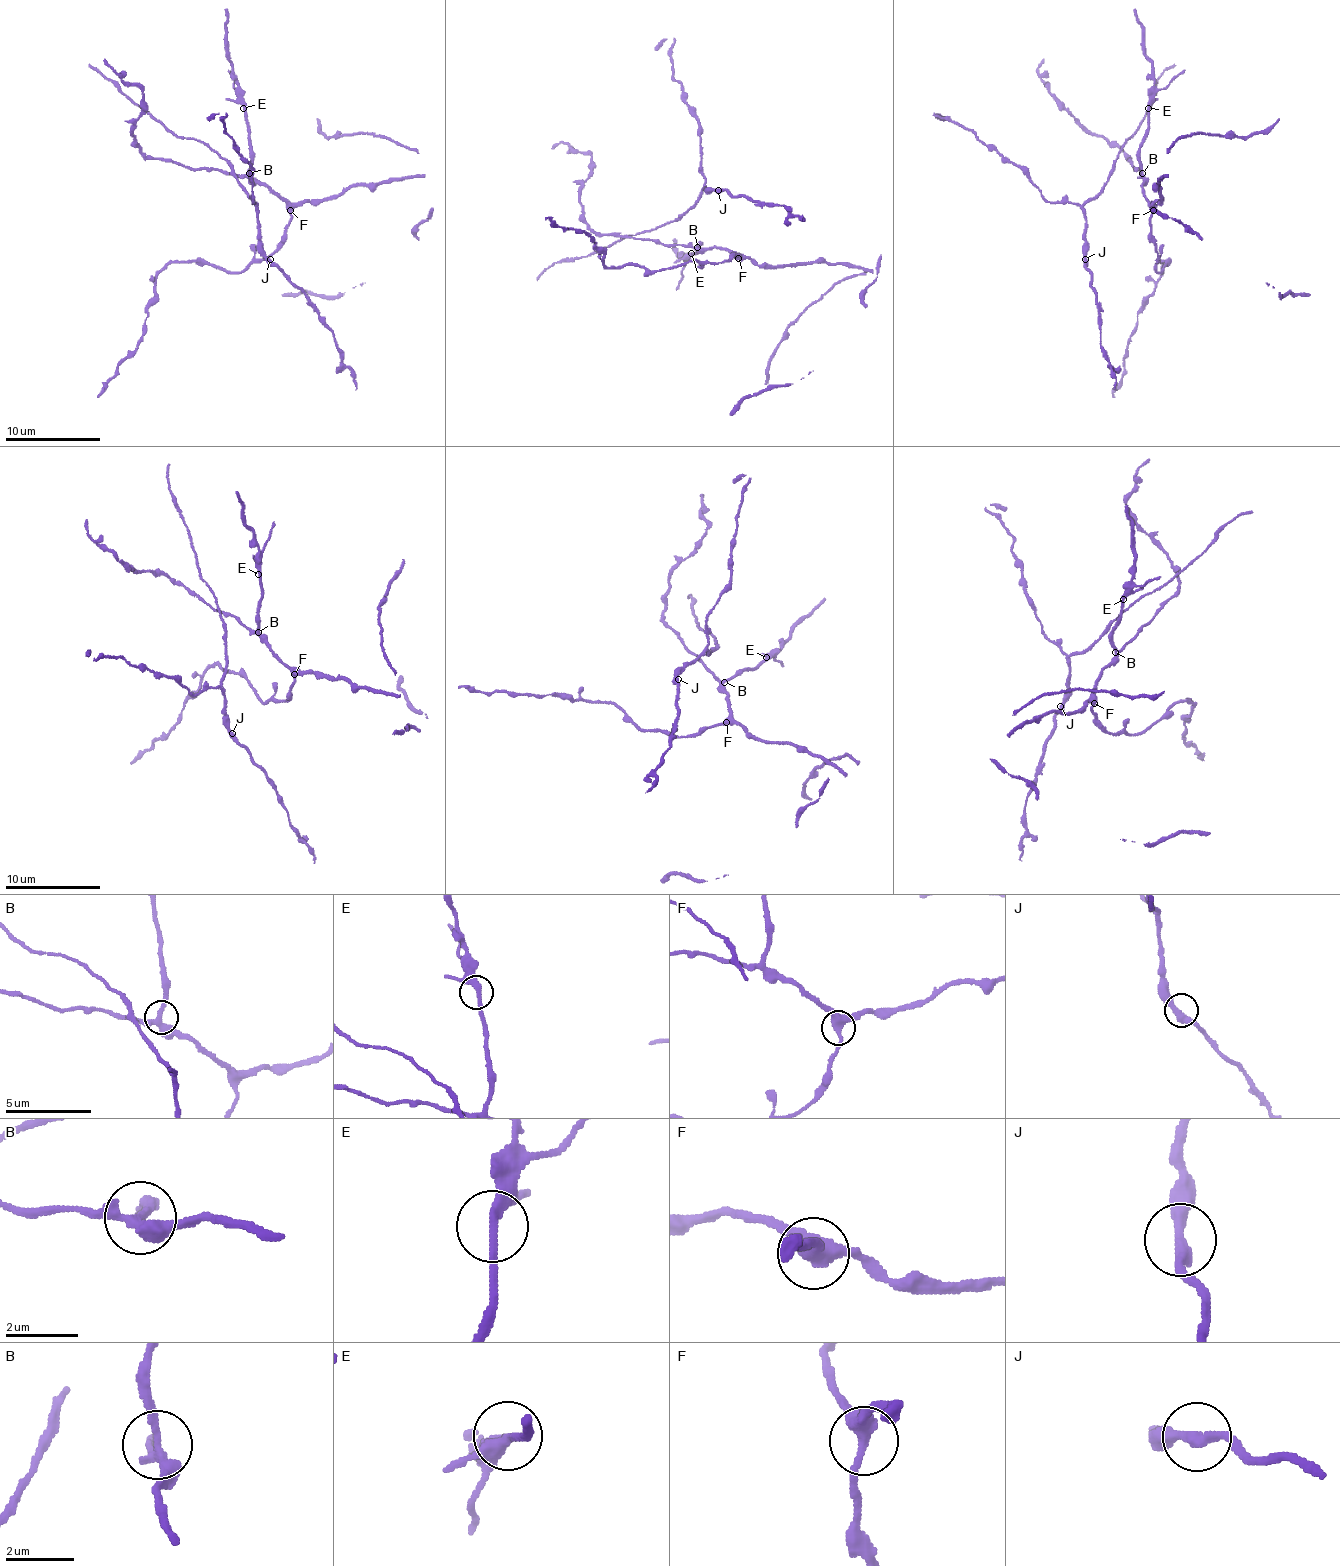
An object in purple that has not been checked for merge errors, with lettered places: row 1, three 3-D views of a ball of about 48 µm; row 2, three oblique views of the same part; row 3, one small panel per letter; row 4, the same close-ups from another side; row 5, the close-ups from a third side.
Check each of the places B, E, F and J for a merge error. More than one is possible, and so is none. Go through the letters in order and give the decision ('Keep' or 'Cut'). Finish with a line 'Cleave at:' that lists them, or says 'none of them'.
B: Keep
E: Keep
F: Keep
J: Keep
Cleave at: none of them

